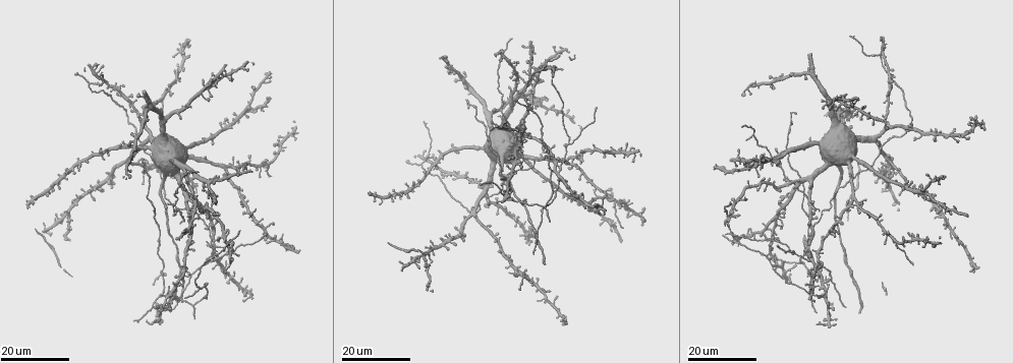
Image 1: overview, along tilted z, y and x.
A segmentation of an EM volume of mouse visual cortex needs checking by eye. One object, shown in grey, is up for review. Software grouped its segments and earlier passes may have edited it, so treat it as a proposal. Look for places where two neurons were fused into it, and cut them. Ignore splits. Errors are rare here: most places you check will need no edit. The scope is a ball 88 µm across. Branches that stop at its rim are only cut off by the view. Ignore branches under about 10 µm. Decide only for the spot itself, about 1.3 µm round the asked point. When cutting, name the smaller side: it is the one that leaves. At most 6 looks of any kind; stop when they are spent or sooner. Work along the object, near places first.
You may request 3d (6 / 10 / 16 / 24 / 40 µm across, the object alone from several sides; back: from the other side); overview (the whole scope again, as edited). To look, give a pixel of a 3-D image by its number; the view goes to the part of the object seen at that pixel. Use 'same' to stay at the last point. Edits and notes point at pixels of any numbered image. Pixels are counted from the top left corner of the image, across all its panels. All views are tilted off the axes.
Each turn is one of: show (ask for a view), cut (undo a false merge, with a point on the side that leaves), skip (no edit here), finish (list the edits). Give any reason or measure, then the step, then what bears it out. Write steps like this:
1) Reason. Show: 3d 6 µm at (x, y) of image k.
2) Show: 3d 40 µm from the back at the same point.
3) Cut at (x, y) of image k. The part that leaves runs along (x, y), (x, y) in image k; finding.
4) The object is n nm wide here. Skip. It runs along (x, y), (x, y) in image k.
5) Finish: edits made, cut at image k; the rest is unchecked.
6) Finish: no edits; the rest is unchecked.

Three-way junction. Show: 3d 24 µm at (781, 168) of image 1.

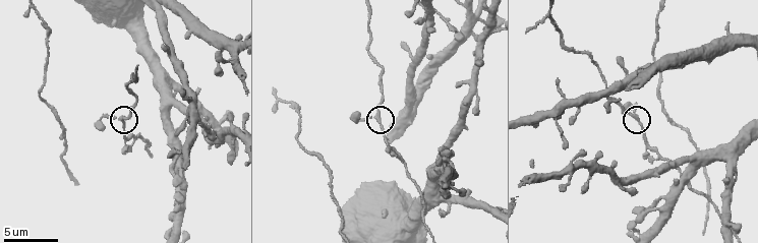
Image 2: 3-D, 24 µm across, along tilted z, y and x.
Show: 3d 6 µm at (638, 124) of image 2.

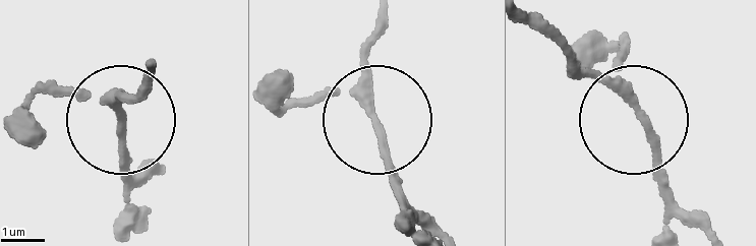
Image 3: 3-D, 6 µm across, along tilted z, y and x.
3 arms meet here. Skip. It runs along (141, 175), (123, 161), (117, 109), (143, 86) in image 3; all the same neuron.

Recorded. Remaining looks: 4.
Thin arm on a thick one. Show: 3d 24 µm at (212, 230) of image 1.

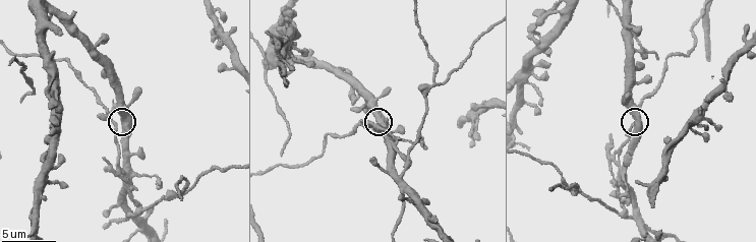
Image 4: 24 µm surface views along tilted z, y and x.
Show: 3d 6 µm at (113, 125) of image 4.

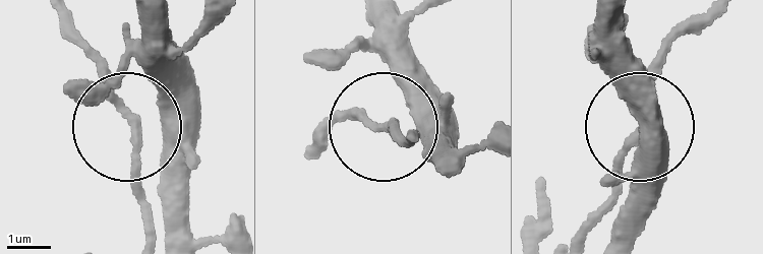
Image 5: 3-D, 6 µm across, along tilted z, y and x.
The side arm is 16 µm long. Skip. It runs along (142, 19), (154, 90), (135, 121), (63, 34) in image 5; one neuron here.

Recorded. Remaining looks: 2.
Side arm on a straight run. Show: 3d 6 µm at (138, 210) of image 4.

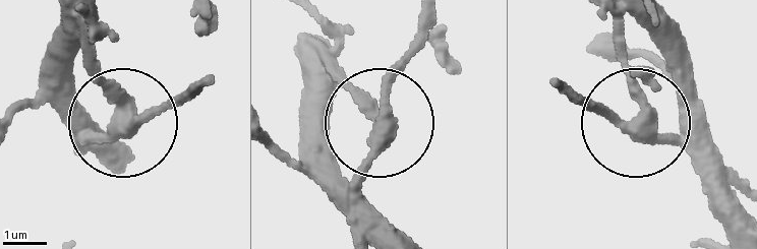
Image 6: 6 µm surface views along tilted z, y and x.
3 arms meet here. Skip. It runs along (629, 14), (620, 49), (635, 117), (571, 99) in image 6; all the same neuron.

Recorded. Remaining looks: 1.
Finish: no edits; the rest is unchecked.

